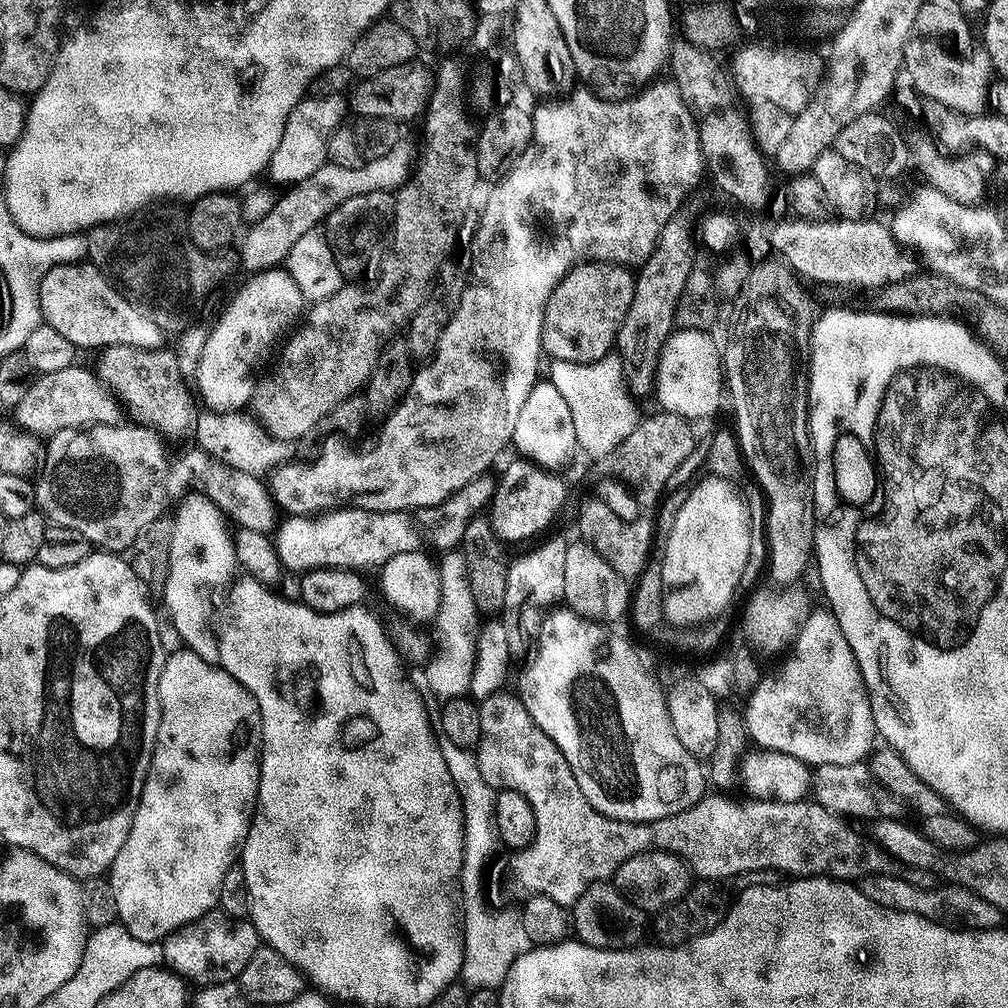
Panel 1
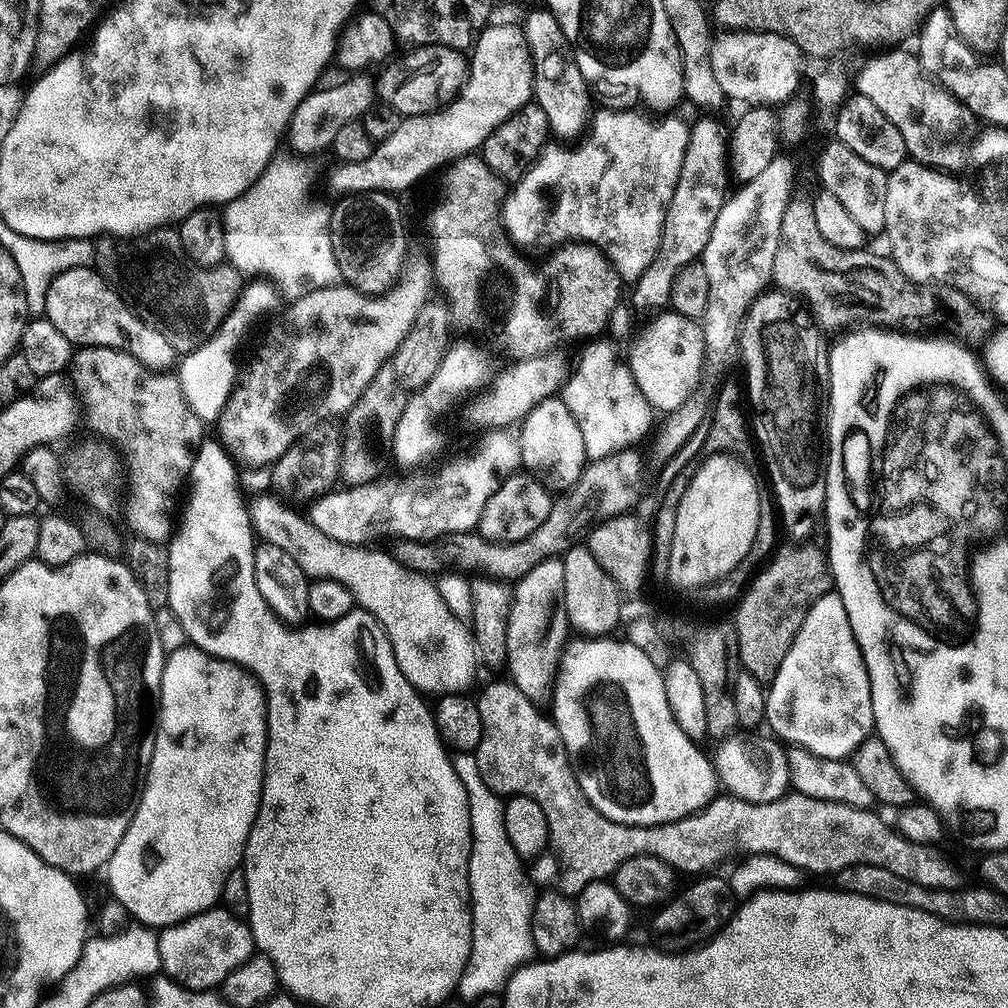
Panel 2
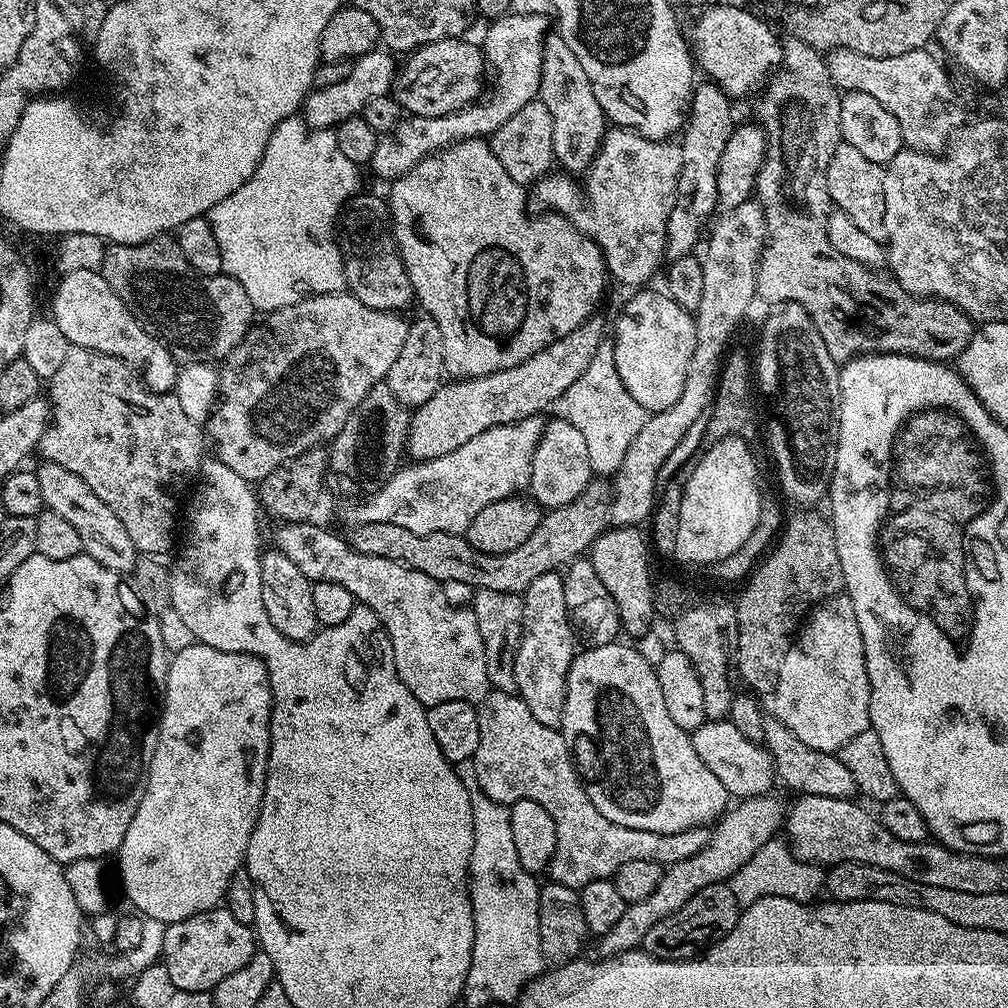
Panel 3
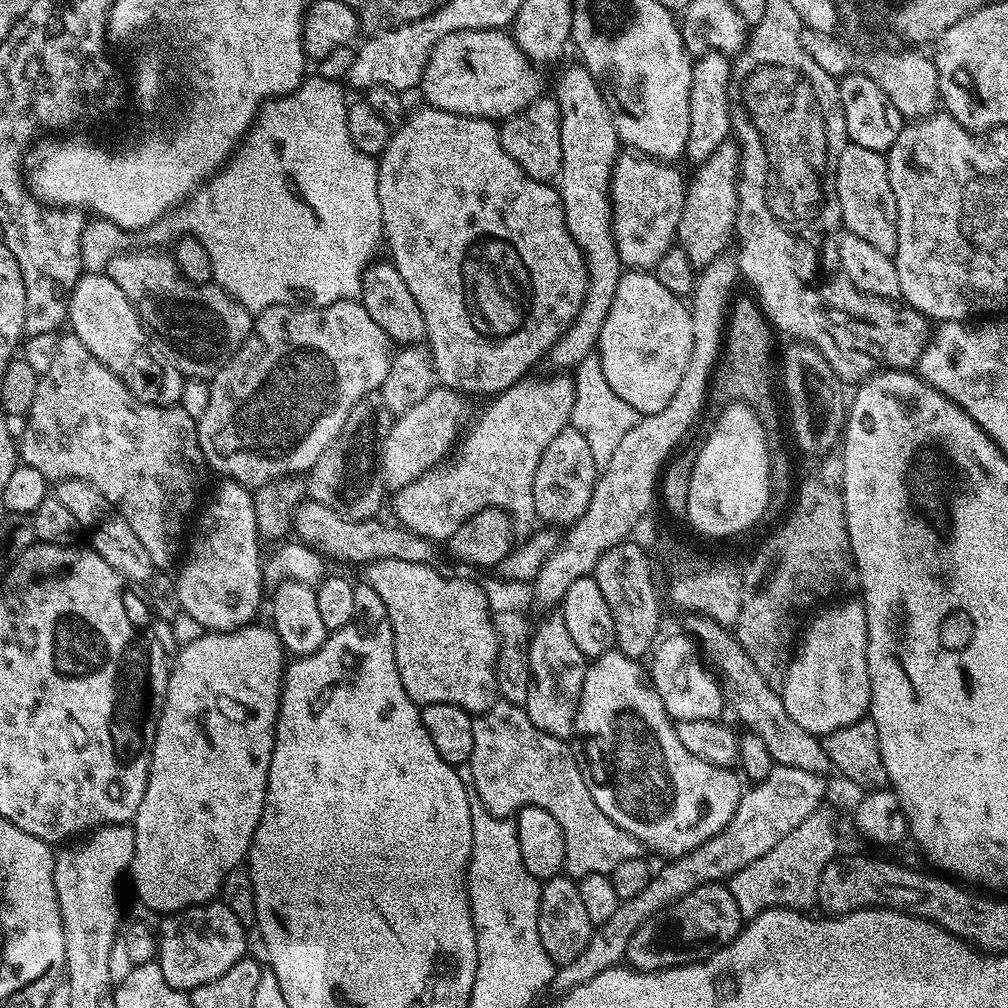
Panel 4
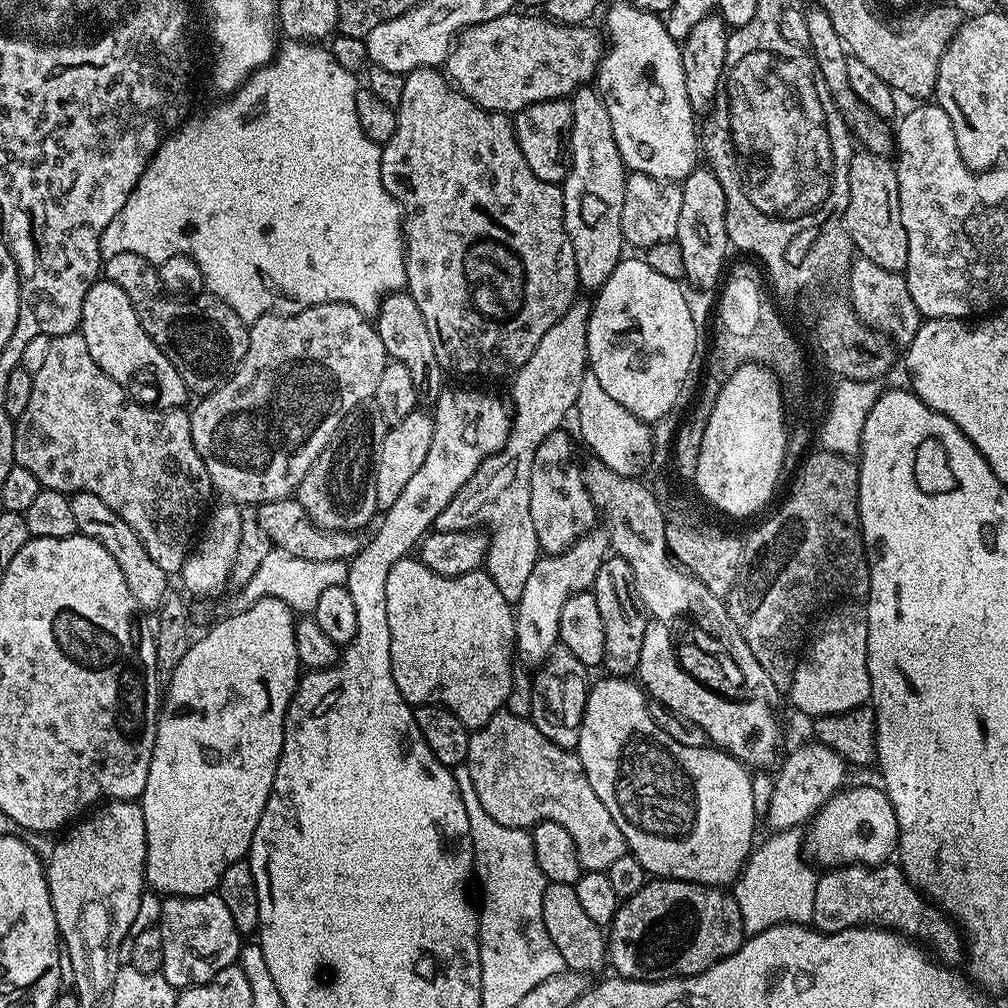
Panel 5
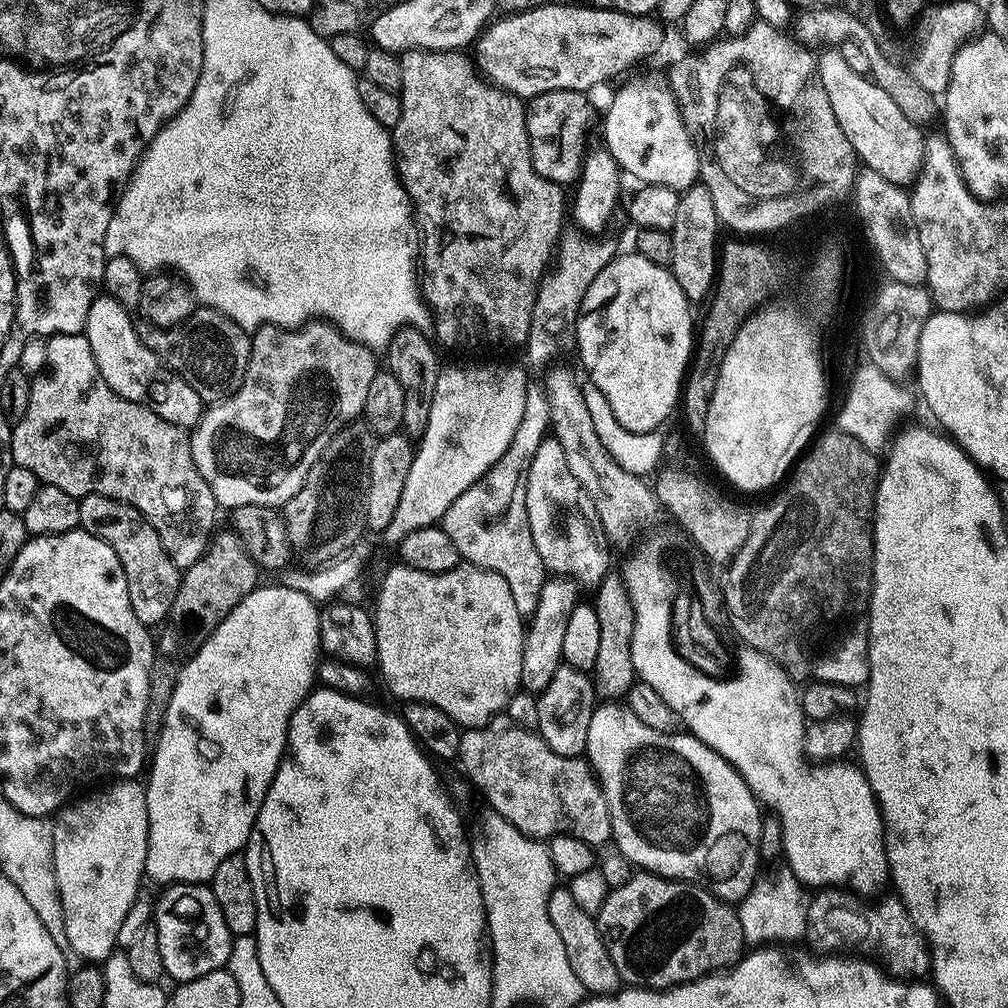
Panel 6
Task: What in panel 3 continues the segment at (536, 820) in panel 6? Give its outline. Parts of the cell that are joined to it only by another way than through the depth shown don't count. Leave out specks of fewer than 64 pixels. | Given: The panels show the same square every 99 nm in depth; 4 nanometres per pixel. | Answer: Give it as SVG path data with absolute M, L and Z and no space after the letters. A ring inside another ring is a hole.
M489 691L488 697L478 705L478 750L471 758L474 770L478 774L478 786L489 798L499 804L511 805L514 800L538 802L550 814L558 830L558 846L552 859L555 883L570 886L574 889L585 888L590 882L611 880L612 875L626 862L658 862L661 866L686 862L686 858L694 858L698 850L706 846L710 832L707 827L682 830L678 834L658 834L654 830L634 830L630 826L618 826L610 822L594 806L584 782L576 771L568 741L564 733L542 726L526 702L516 692Z

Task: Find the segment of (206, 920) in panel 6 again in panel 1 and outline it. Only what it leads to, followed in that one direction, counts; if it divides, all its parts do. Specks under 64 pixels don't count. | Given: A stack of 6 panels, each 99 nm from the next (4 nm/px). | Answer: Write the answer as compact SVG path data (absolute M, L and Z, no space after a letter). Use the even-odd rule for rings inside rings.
M213 910L202 918L182 926L177 932L165 936L164 964L171 971L196 986L221 984L227 980L236 980L246 970L246 962L262 946L260 935L252 925L251 919L228 916L226 913Z

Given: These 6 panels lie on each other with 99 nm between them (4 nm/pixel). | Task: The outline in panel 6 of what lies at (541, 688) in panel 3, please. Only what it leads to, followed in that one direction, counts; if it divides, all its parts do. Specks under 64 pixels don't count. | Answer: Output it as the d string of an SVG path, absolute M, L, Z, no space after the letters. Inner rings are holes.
M561 663L560 668L554 670L554 678L550 678L550 686L546 686L536 696L538 722L535 731L539 732L546 746L554 750L554 754L583 757L588 750L590 718L597 703L598 693L593 677L574 666Z

